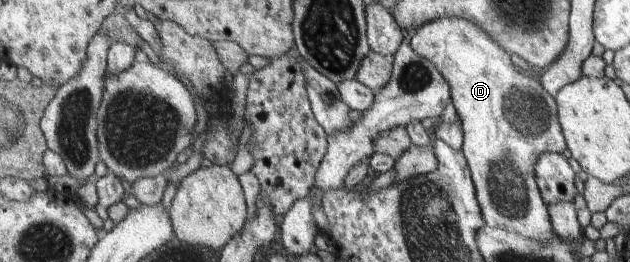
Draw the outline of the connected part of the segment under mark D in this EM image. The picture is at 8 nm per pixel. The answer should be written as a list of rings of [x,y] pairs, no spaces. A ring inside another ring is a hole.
[[[440,18],[424,24],[413,34],[412,49],[429,59],[449,81],[453,104],[463,125],[463,147],[475,181],[477,200],[483,218],[491,227],[507,229],[543,244],[560,239],[555,232],[551,213],[543,200],[535,178],[536,160],[546,152],[560,153],[567,141],[559,120],[556,98],[544,89],[541,82],[518,73],[510,54],[504,51],[481,26],[464,18]]]

